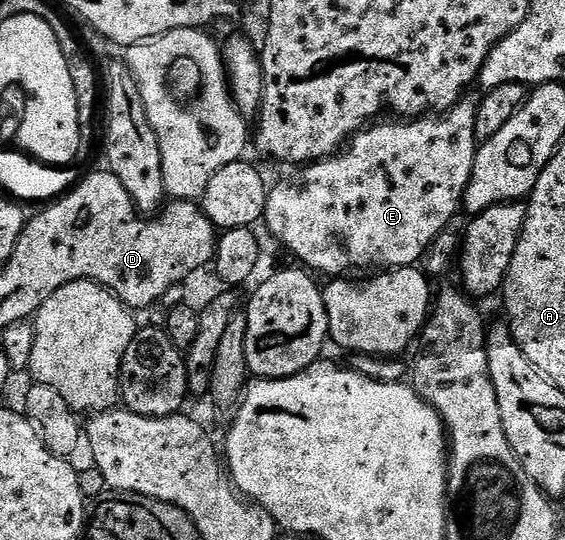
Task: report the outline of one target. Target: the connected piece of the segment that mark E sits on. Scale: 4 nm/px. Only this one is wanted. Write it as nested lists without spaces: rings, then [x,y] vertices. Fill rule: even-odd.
[[[467,100],[459,101],[451,110],[445,111],[441,116],[418,116],[413,120],[394,120],[398,122],[382,122],[371,124],[358,131],[350,139],[348,145],[339,150],[337,154],[331,154],[328,158],[319,158],[301,167],[298,178],[290,178],[287,182],[278,182],[269,187],[266,195],[266,213],[264,226],[270,229],[270,234],[286,250],[291,250],[299,258],[301,265],[307,271],[318,274],[330,274],[326,276],[342,276],[345,270],[353,266],[378,266],[374,268],[397,268],[400,266],[418,266],[427,257],[428,251],[439,238],[442,237],[446,226],[454,218],[454,213],[460,210],[466,197],[466,186],[472,176],[474,156],[478,153],[479,139],[474,137],[474,112],[475,103]]]

